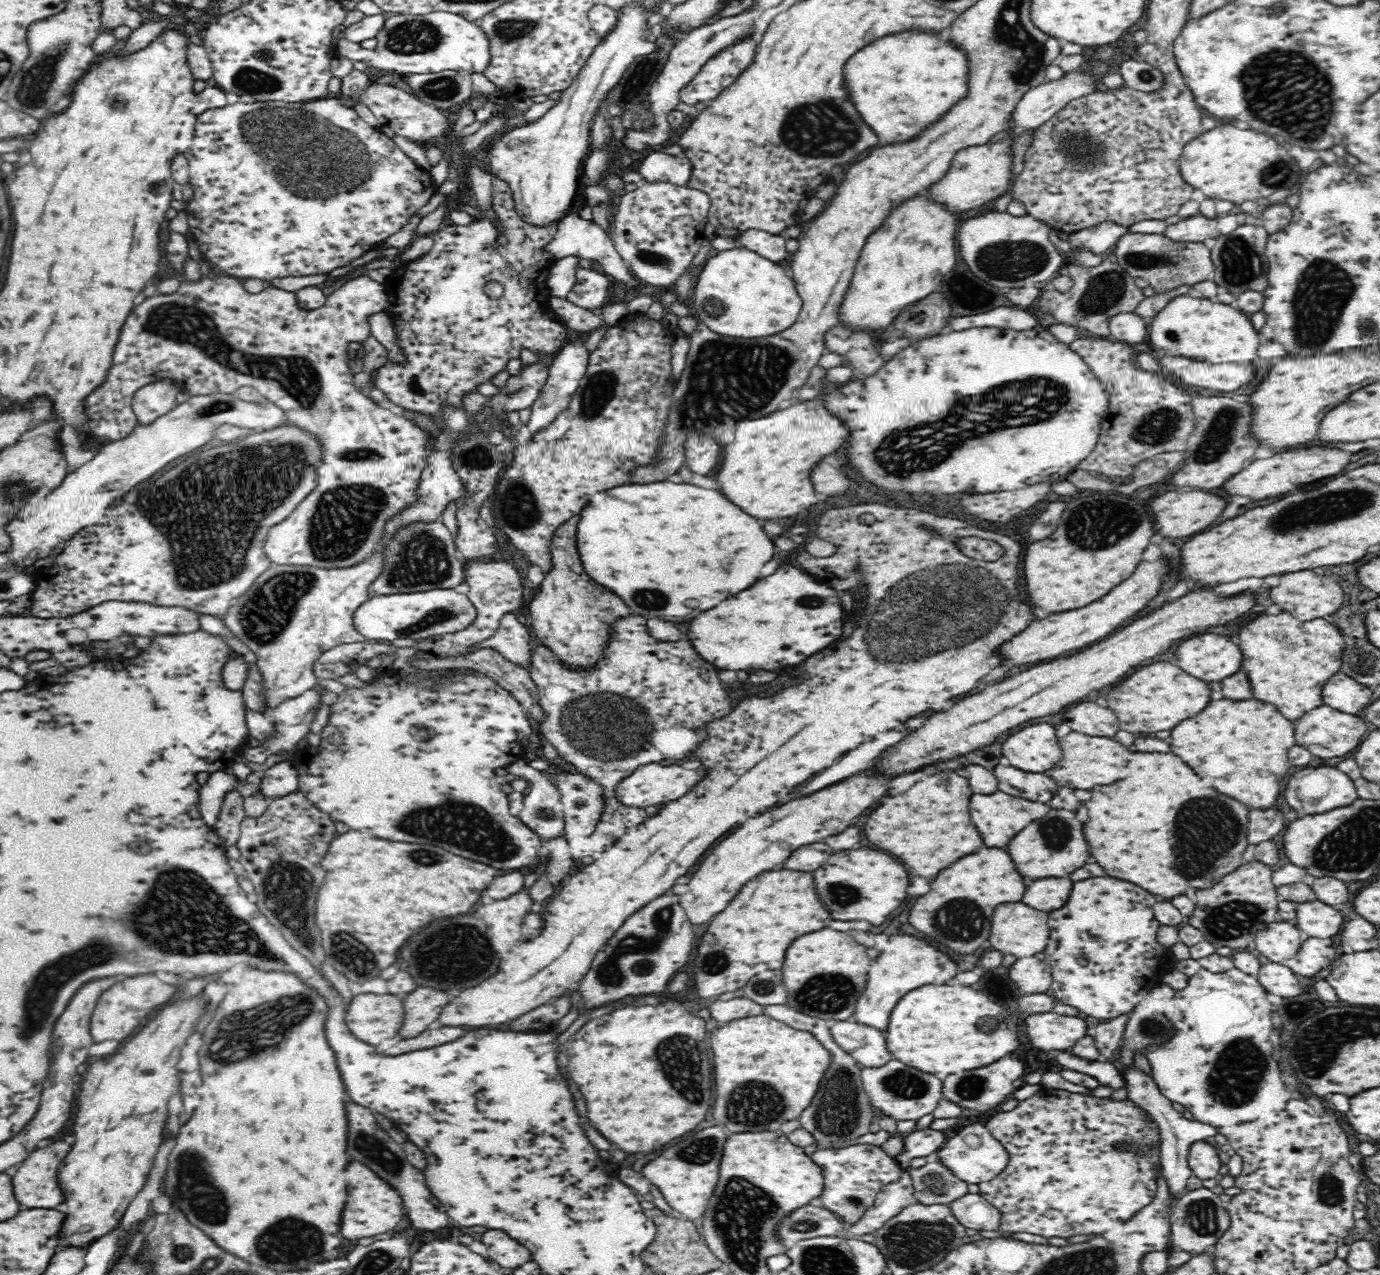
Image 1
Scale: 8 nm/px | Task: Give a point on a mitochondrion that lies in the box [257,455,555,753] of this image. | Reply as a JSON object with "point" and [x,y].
{"point":[344,517]}

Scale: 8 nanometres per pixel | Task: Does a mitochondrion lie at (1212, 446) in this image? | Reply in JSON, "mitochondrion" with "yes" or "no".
{"mitochondrion":"yes"}

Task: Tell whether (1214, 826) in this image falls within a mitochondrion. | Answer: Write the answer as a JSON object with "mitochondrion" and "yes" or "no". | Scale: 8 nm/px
{"mitochondrion":"yes"}

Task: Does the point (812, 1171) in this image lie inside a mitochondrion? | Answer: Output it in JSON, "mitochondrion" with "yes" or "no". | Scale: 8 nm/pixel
{"mitochondrion":"no"}

